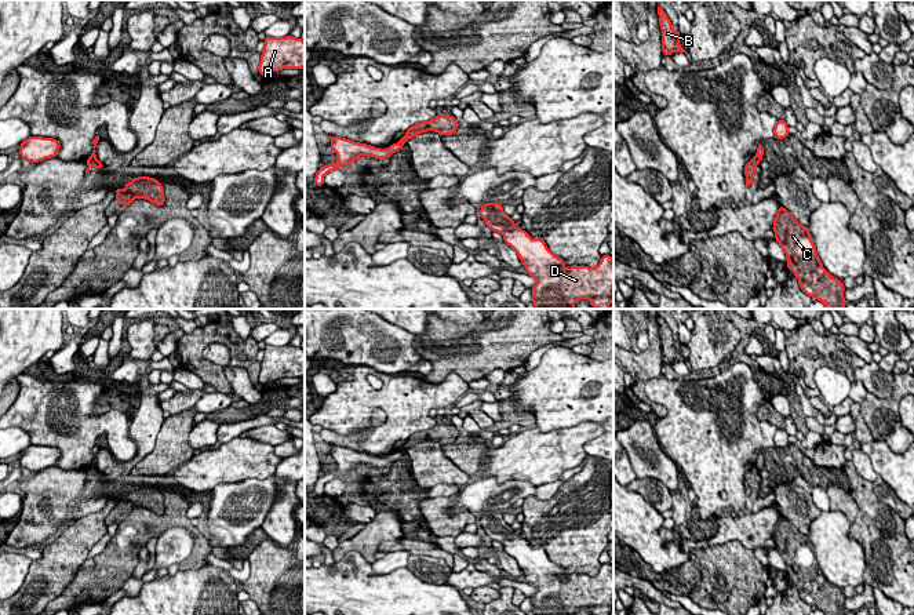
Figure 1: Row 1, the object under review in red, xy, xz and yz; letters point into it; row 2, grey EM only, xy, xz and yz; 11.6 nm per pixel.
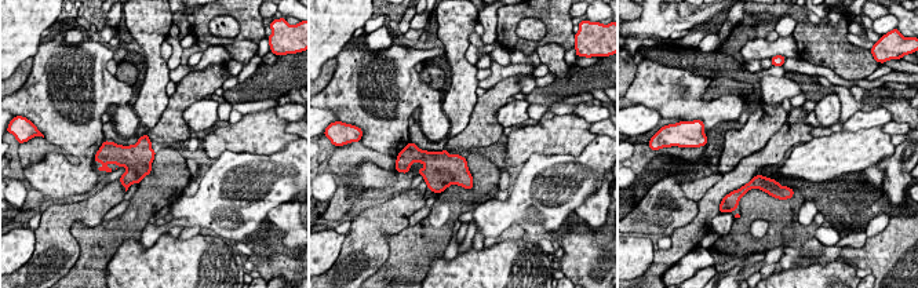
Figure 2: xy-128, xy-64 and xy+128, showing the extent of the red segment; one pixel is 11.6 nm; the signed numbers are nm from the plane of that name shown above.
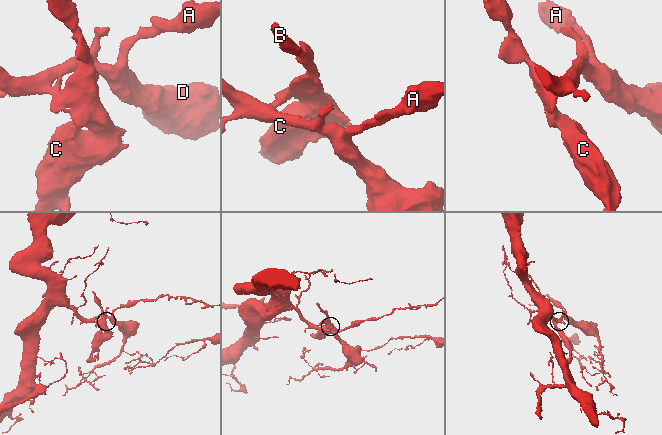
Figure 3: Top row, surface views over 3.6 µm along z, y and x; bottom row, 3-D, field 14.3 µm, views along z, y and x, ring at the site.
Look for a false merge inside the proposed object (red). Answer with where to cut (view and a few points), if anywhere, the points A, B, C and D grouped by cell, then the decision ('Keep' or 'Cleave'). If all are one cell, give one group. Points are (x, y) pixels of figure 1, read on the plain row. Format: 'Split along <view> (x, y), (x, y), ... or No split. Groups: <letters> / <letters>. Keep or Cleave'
Split along yz (754, 466), (758, 472). Groups: A D / B C. Cleave

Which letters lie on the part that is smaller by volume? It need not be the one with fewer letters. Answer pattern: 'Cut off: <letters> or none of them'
Cut off: B, C

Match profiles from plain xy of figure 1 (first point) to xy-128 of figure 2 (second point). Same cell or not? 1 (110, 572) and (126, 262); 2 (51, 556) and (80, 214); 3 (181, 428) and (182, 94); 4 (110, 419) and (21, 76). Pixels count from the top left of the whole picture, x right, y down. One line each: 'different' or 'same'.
1: different
2: same
3: same
4: different

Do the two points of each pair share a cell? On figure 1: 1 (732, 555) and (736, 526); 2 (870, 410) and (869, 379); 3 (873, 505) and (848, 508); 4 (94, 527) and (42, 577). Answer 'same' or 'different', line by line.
1: different
2: different
3: different
4: same

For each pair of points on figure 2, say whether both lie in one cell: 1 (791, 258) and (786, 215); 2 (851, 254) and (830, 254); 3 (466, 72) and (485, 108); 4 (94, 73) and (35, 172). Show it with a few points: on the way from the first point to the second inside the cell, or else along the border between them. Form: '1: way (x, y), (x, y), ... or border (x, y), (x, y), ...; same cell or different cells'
1: border (813, 237), (797, 247), (787, 245); different cells
2: border (842, 248), (838, 256); different cells
3: border (478, 97), (466, 127); different cells
4: way (84, 108), (84, 163), (75, 172), (69, 172); same cell

